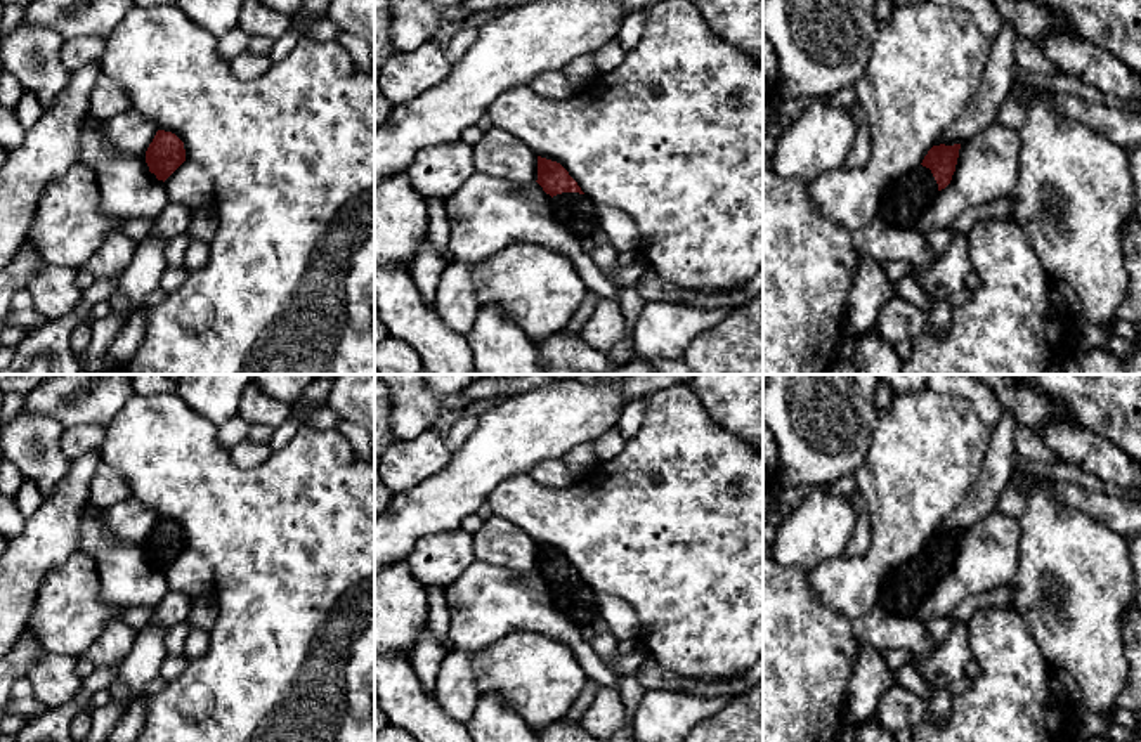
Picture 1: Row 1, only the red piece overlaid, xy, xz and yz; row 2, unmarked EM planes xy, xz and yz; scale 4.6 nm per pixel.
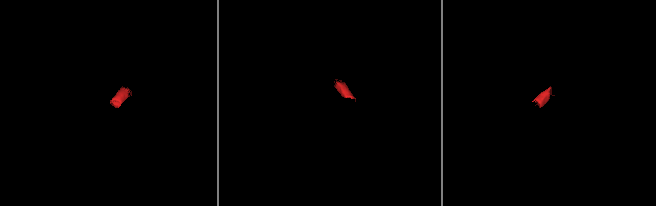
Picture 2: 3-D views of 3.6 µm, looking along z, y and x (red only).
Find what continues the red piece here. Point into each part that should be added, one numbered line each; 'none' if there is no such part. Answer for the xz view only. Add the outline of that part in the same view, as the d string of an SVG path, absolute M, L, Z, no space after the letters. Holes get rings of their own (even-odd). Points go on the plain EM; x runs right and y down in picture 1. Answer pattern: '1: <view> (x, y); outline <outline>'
1: xz (576, 600); outline M562 581L551 586L558 607L577 628L600 615L595 593L586 583Z

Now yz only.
1: yz (906, 586); outline M919 553L886 574L879 584L877 605L891 615L916 619L917 607L931 595L938 581L931 558Z

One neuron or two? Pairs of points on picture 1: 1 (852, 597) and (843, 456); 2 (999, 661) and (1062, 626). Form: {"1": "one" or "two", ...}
{"1": "two", "2": "two"}

